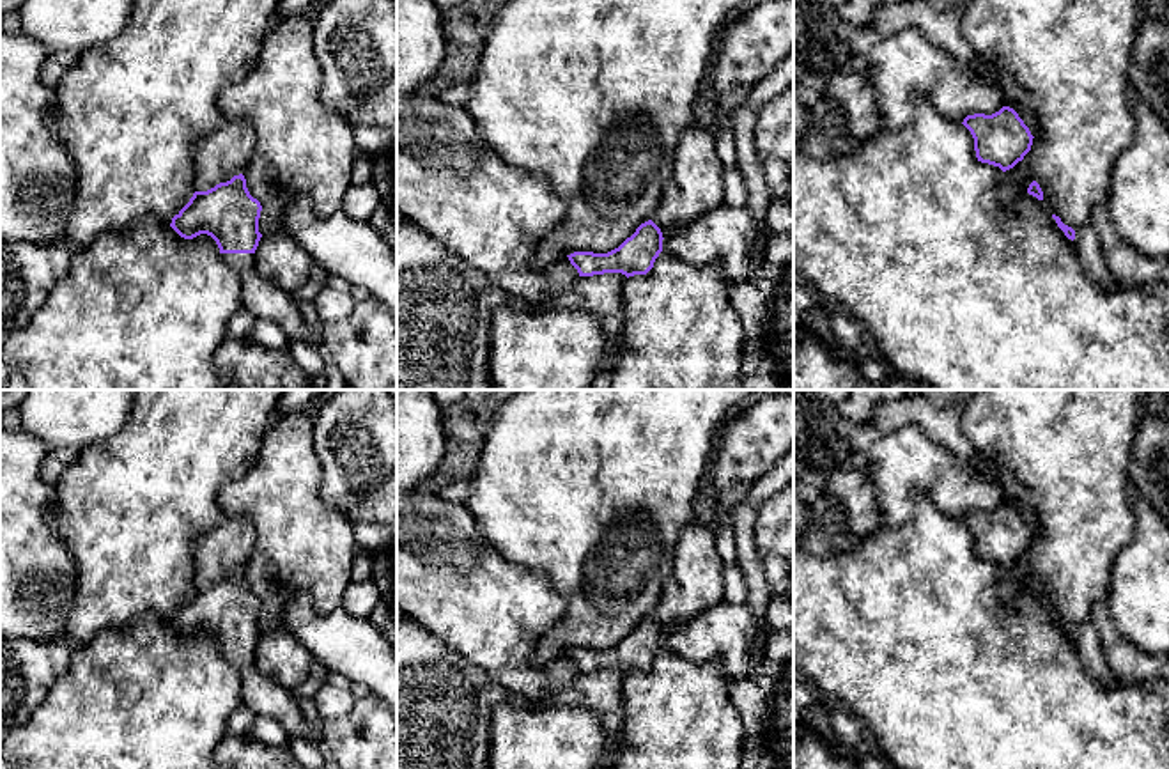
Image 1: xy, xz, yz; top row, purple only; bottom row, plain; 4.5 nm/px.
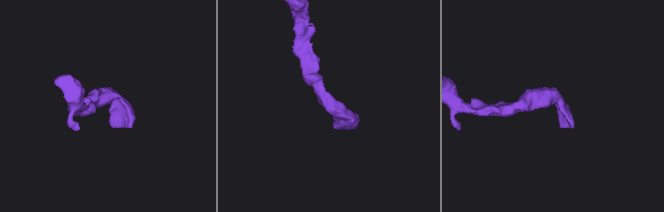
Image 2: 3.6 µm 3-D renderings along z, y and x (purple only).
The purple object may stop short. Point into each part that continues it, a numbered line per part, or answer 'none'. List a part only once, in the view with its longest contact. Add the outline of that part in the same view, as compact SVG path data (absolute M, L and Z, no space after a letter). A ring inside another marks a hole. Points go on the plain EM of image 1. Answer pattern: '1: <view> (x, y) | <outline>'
1: xy (259, 693) | M221 650L241 677L241 702L253 714L278 721L287 737L301 737L317 744L322 730L306 725L292 691L262 675L255 664L255 650Z

